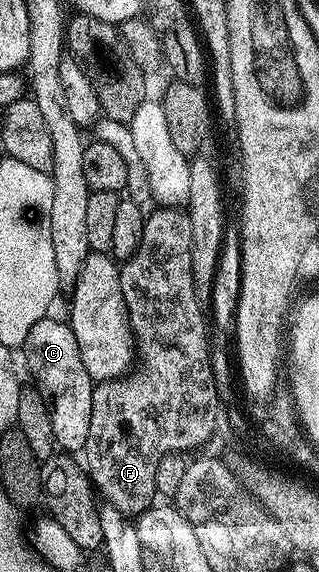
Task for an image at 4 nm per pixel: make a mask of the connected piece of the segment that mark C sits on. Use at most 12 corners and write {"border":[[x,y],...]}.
{"border":[[47,317],[24,344],[55,444],[78,453],[96,383],[69,322]]}

